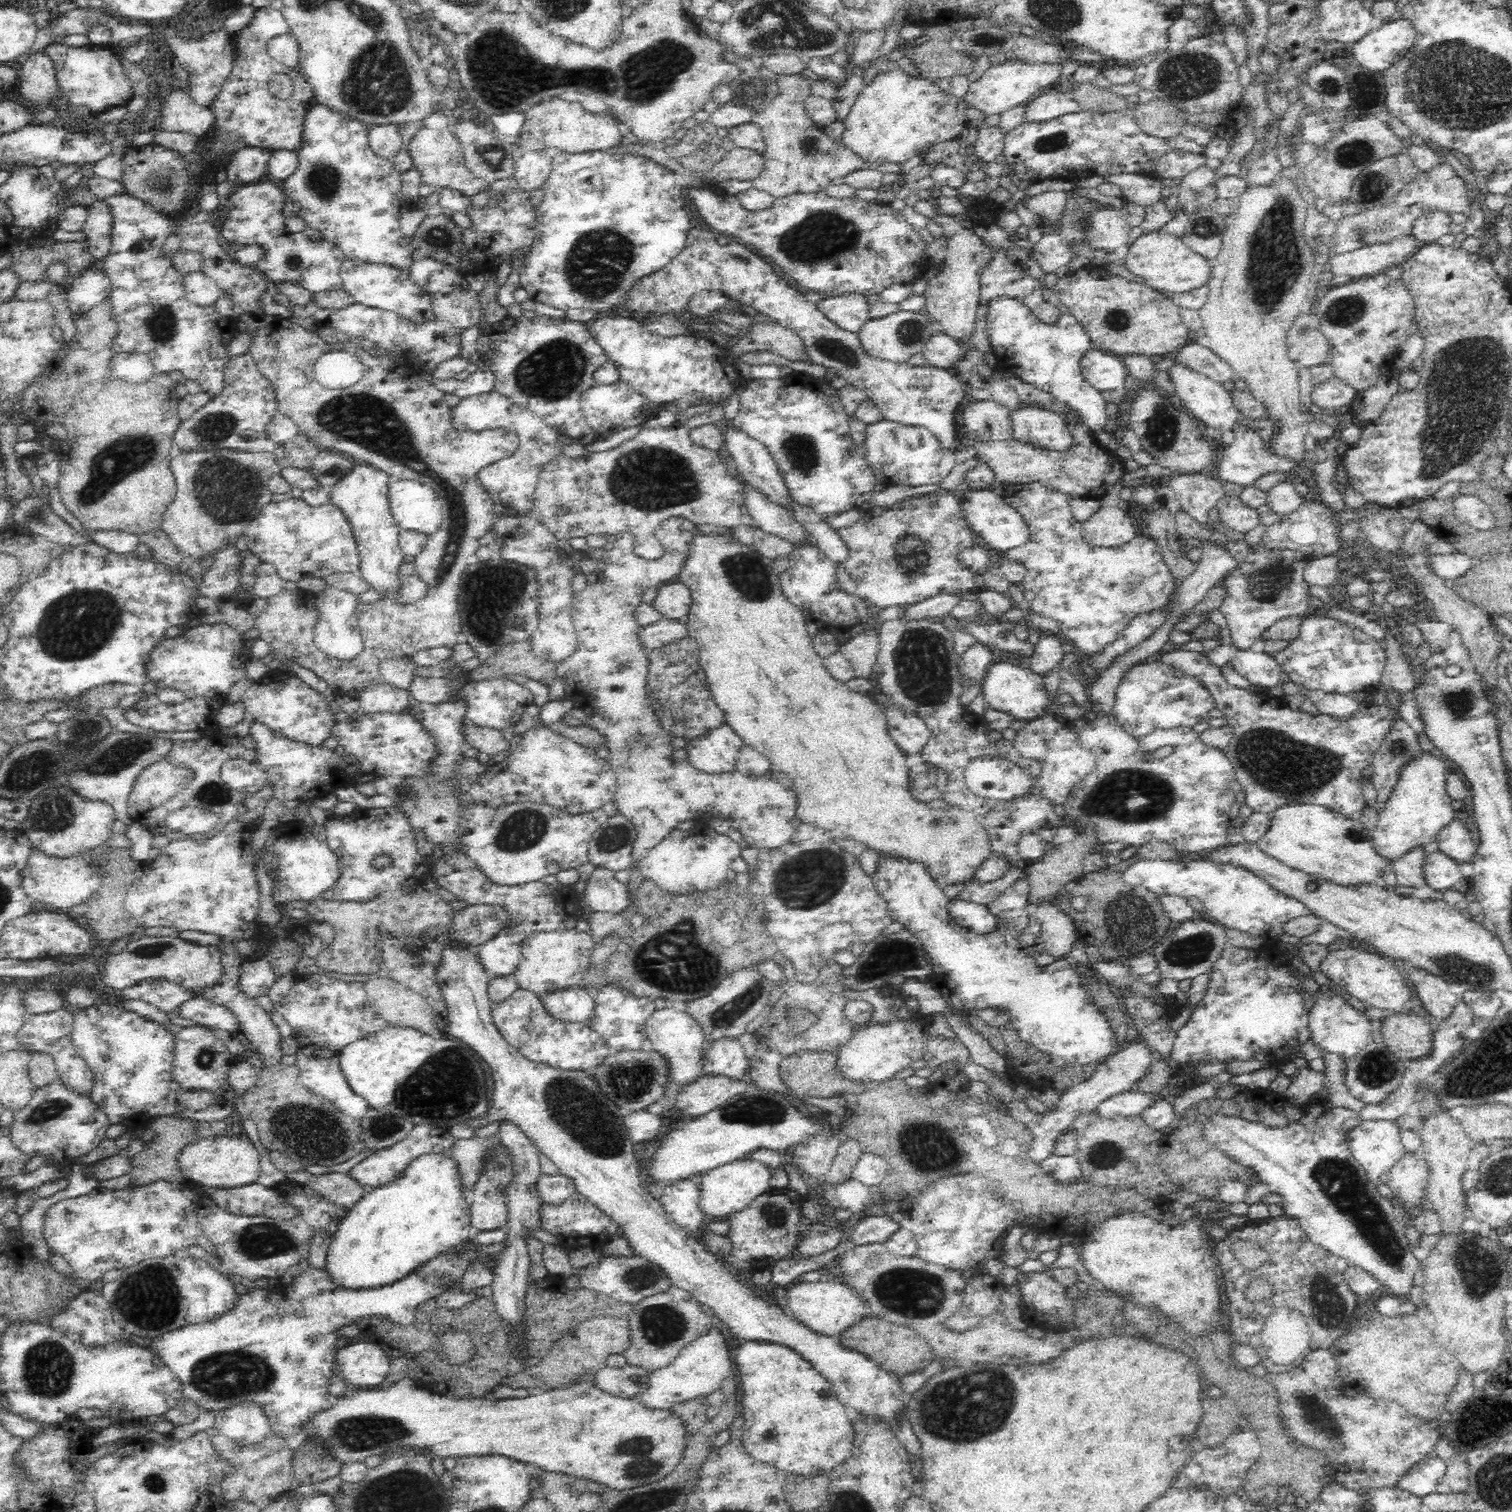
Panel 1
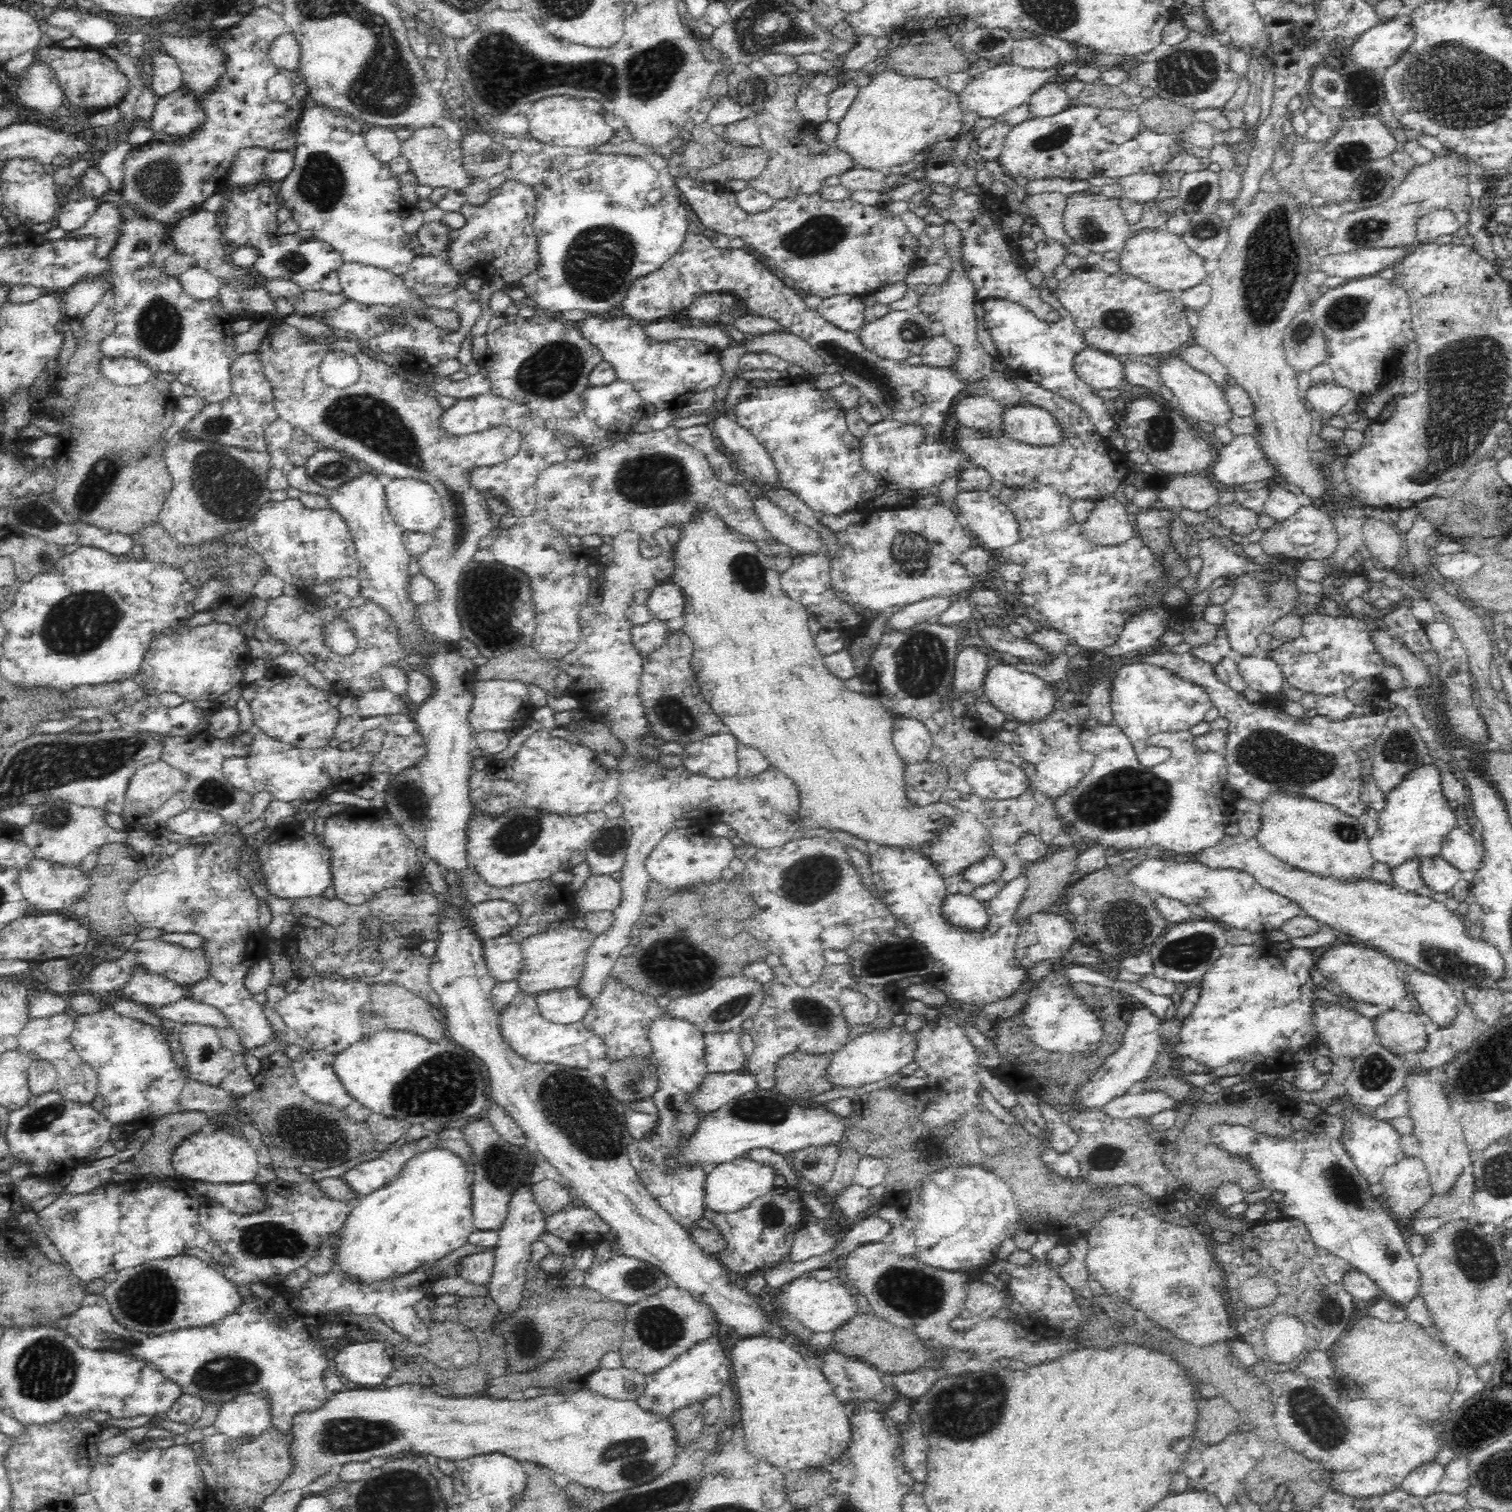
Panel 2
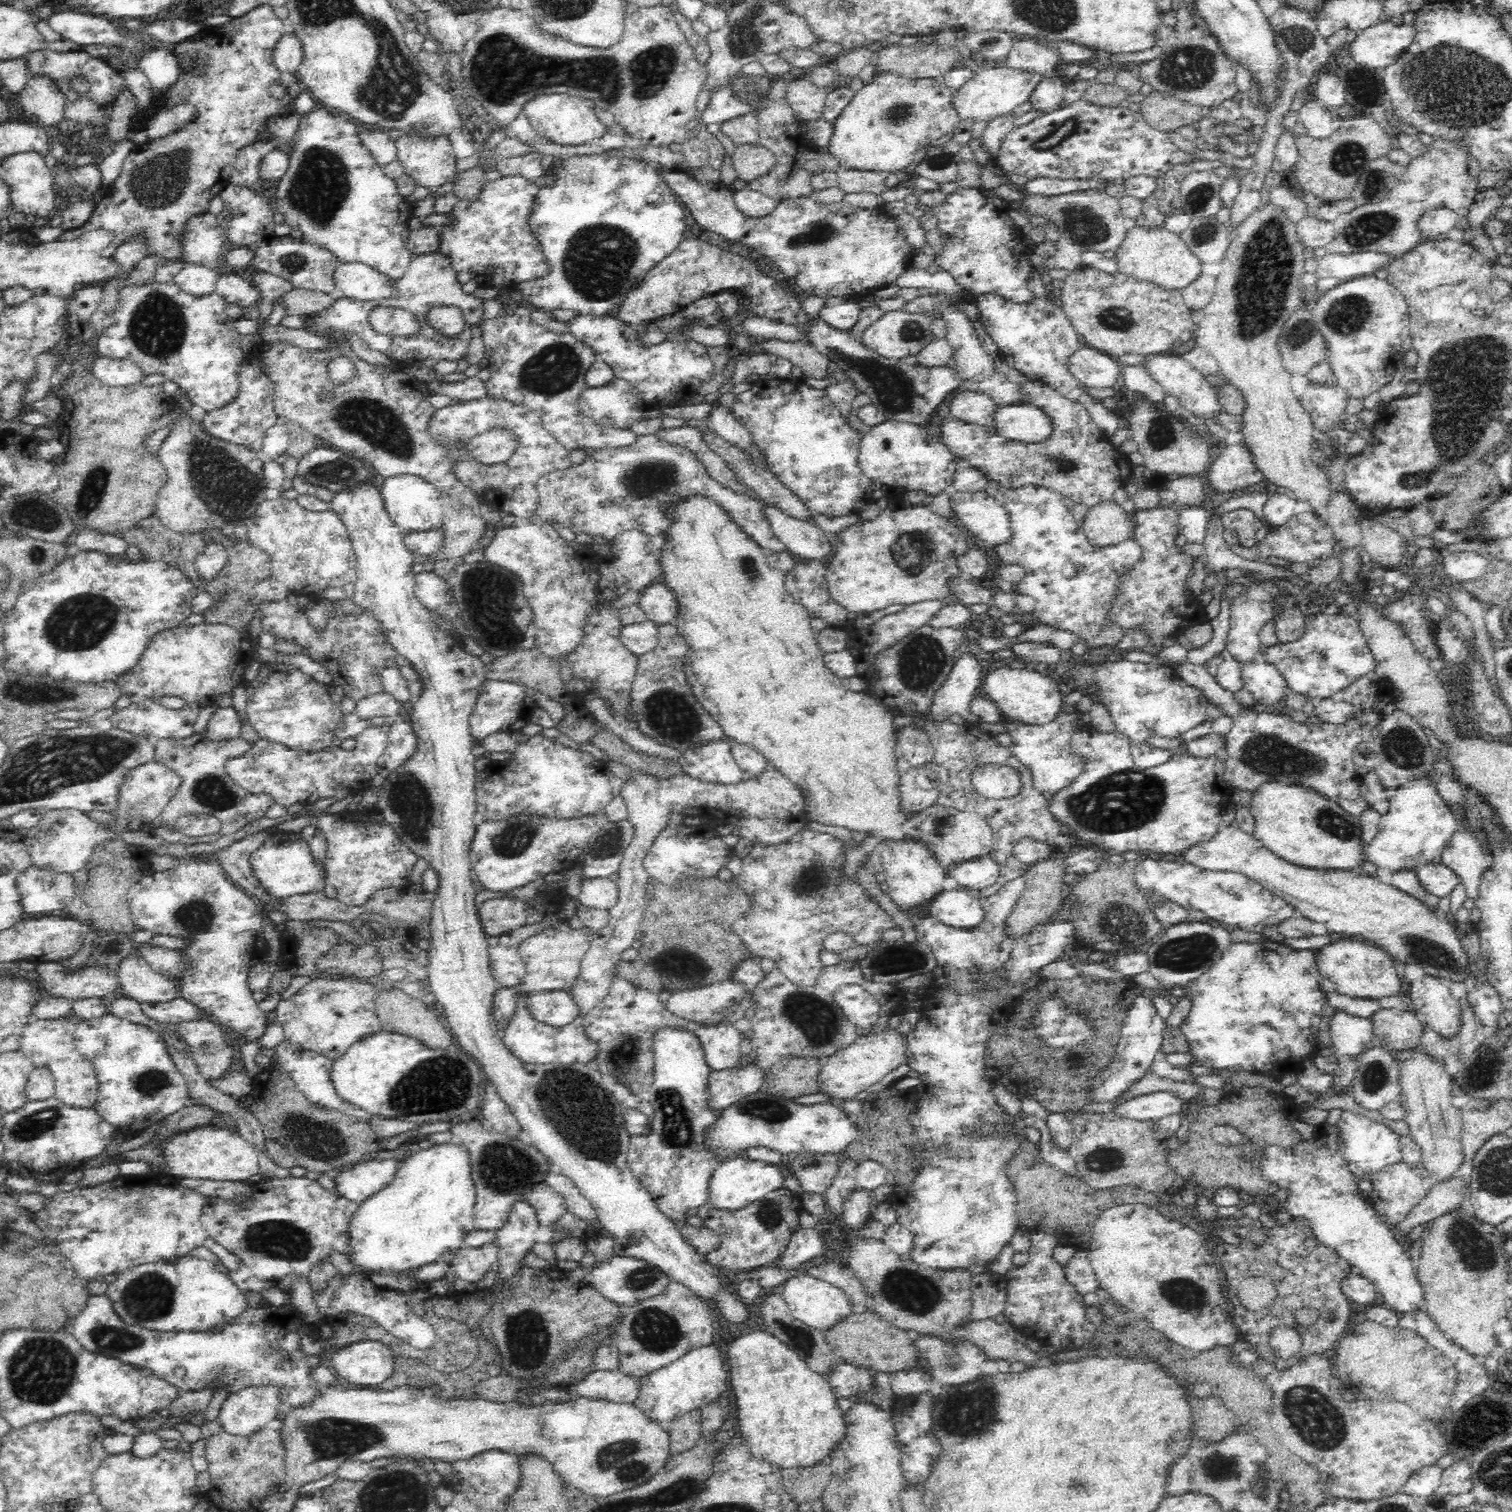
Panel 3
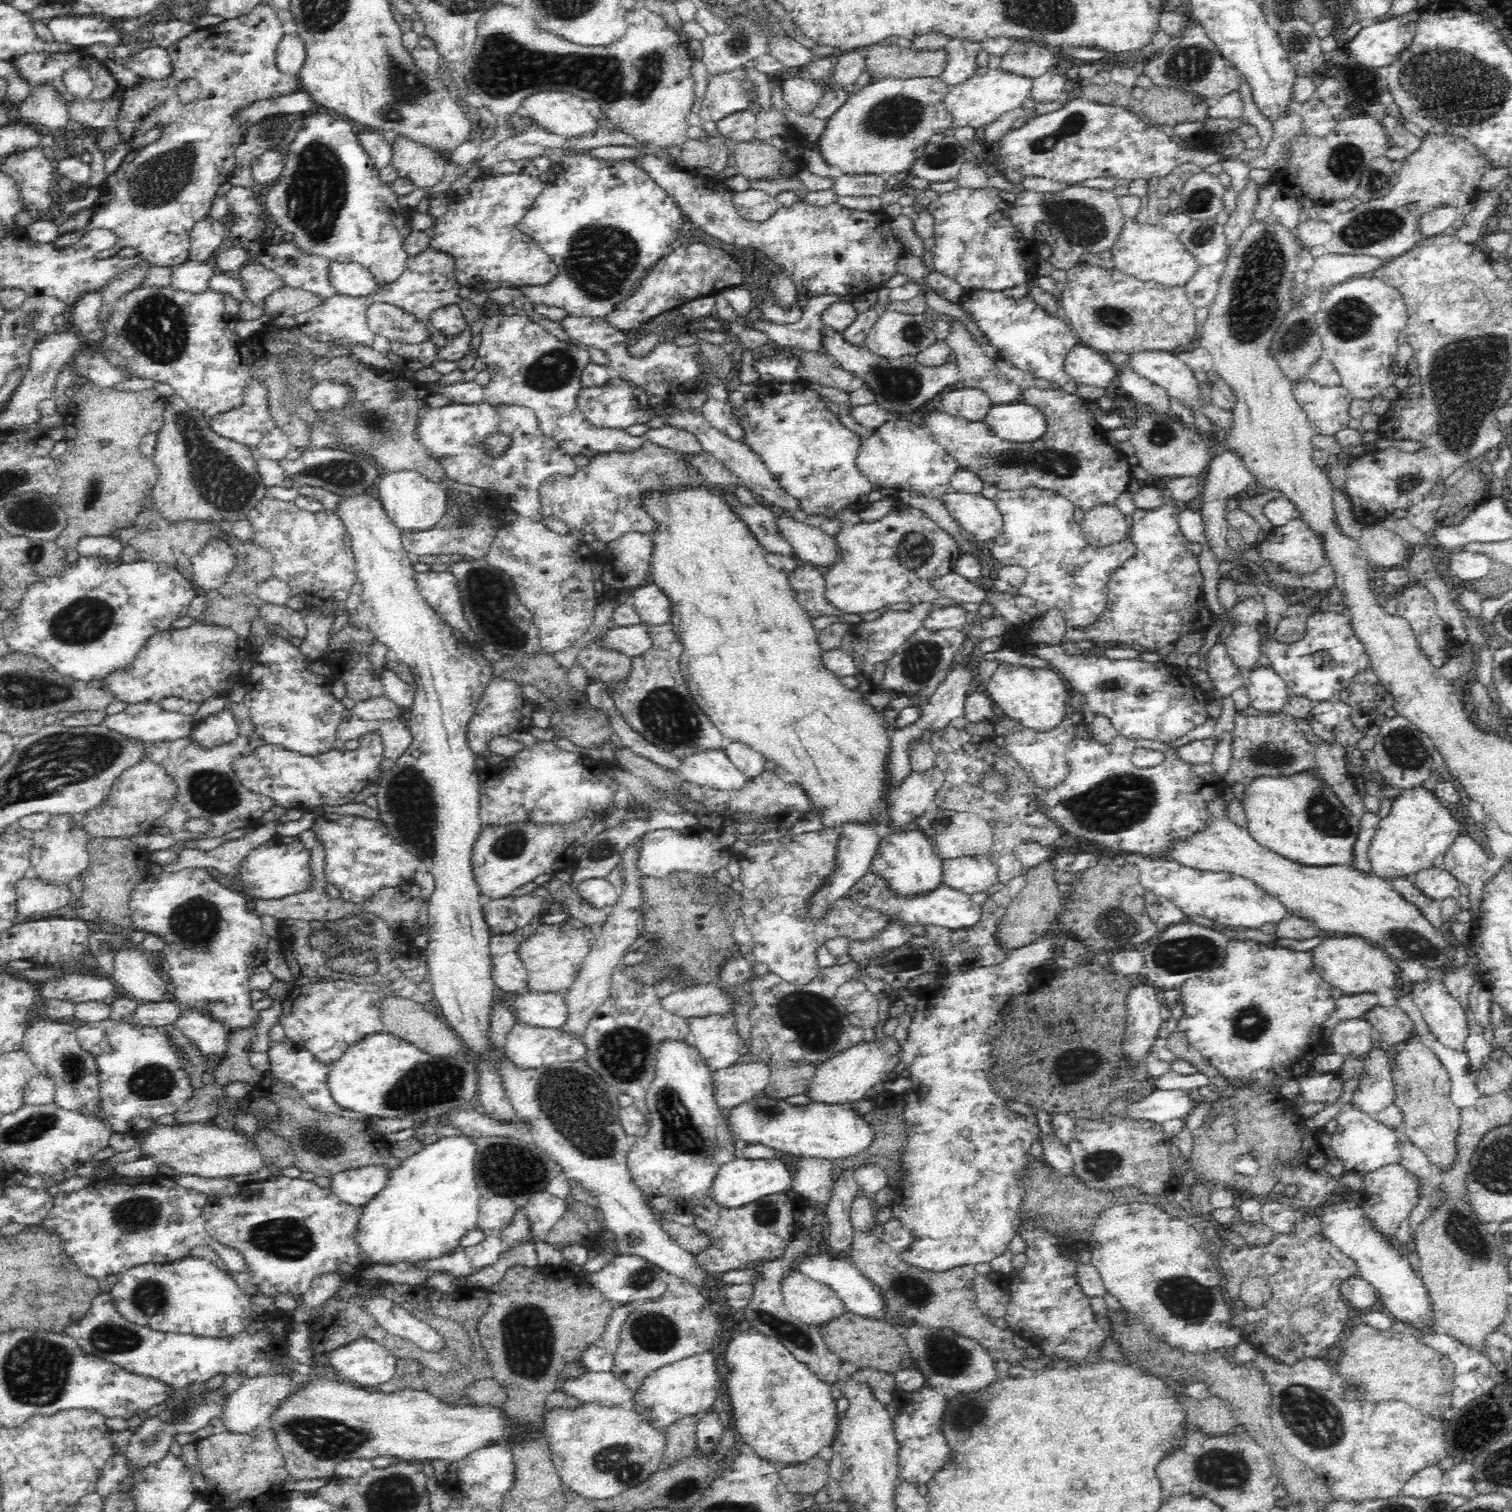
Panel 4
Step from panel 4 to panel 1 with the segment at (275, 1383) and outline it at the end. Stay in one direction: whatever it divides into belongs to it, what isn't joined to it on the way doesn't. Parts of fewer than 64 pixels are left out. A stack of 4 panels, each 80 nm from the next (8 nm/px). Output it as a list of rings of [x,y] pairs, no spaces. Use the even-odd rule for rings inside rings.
[[[254,1403],[234,1404],[234,1406],[230,1406],[224,1412],[218,1412],[215,1415],[215,1424],[213,1427],[218,1430],[220,1435],[232,1439],[240,1447],[254,1447],[263,1442],[267,1433],[271,1432],[267,1416]]]

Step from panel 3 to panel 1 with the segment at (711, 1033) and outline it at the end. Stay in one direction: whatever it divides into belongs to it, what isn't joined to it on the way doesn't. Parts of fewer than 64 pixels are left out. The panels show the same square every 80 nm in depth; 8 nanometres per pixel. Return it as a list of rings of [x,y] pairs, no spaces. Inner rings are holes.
[[[726,1038],[707,1045],[701,1070],[710,1076],[724,1076],[730,1080],[747,1079],[749,1058],[744,1055],[738,1039]]]

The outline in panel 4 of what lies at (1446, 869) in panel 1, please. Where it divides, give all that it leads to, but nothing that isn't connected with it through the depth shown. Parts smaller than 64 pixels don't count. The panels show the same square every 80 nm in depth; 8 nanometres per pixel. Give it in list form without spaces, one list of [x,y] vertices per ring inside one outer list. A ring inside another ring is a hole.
[[[1422,868],[1413,876],[1416,887],[1435,900],[1444,900],[1455,896],[1461,884],[1452,873],[1443,868]]]

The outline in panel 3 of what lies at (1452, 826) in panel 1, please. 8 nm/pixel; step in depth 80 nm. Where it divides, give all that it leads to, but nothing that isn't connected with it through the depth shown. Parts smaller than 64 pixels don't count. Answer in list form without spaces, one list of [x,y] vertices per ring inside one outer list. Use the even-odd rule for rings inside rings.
[[[1474,830],[1454,832],[1441,854],[1441,862],[1460,876],[1467,897],[1475,900],[1478,896],[1480,876],[1491,864],[1491,854],[1484,852]]]

